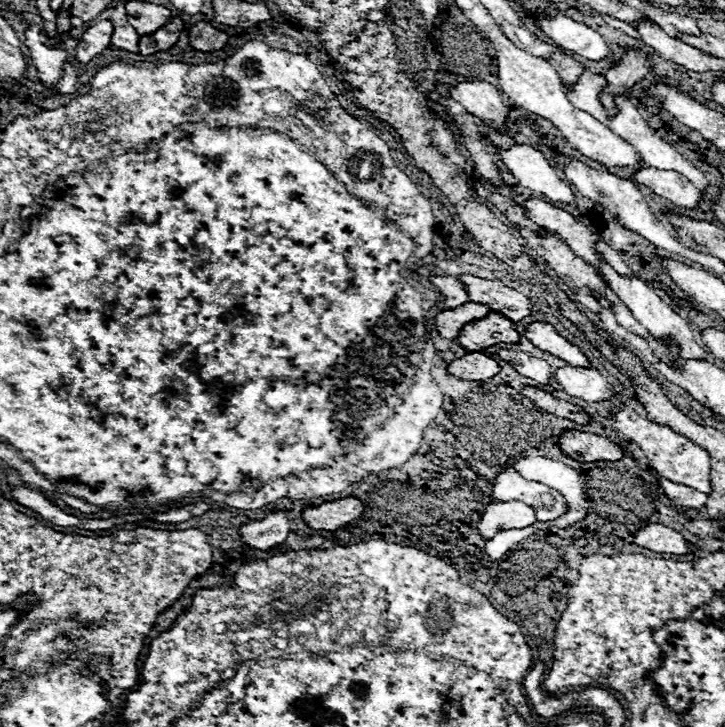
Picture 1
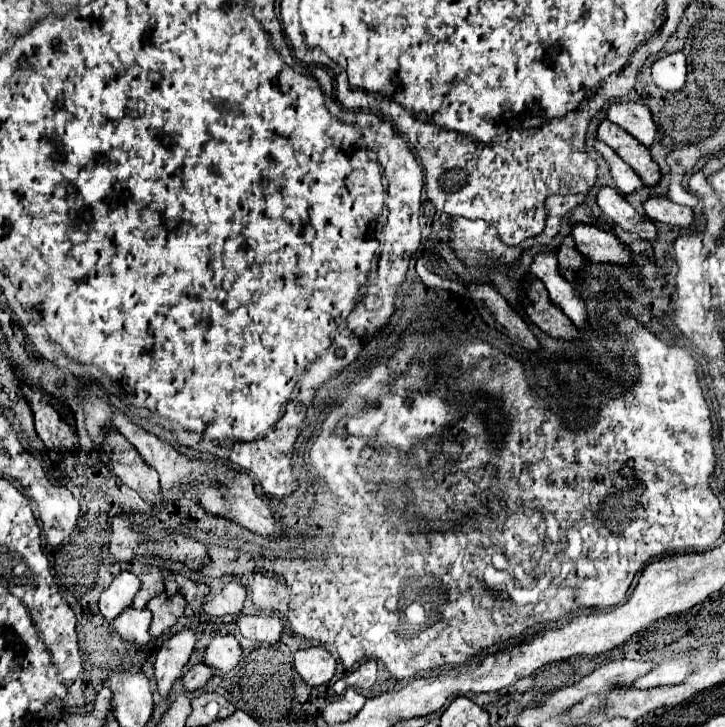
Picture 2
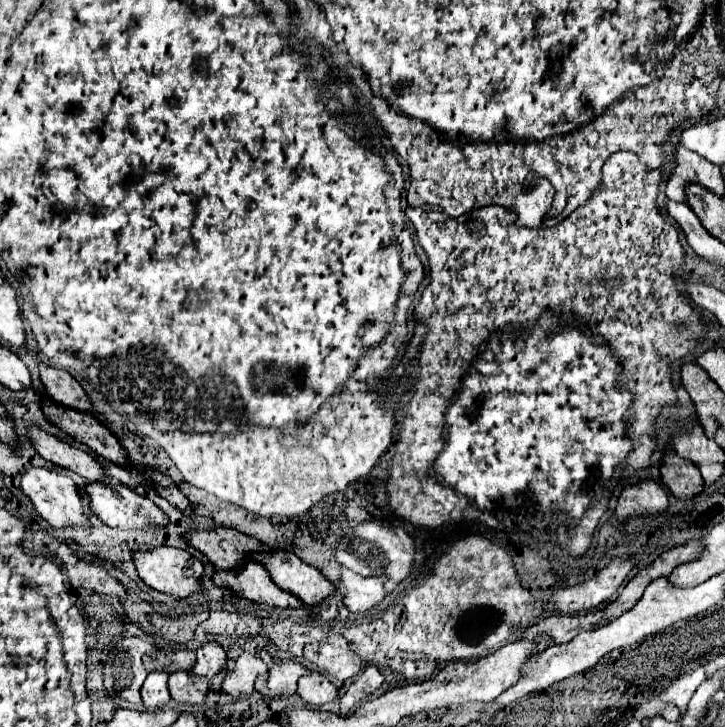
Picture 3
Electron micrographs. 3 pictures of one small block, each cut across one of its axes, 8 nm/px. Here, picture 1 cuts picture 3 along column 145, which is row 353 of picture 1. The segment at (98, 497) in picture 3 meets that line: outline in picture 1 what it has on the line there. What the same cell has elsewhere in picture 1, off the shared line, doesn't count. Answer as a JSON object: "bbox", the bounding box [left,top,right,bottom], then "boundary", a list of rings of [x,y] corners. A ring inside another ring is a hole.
{"bbox":[498,348,552,384],"boundary":[[[500,348],[498,350],[498,356],[502,360],[506,360],[508,364],[512,364],[514,370],[518,370],[520,374],[528,376],[528,378],[534,378],[536,382],[540,384],[548,384],[550,382],[550,376],[552,376],[552,366],[542,360],[542,358],[534,358],[526,352],[516,352],[516,350],[506,350],[506,348]]]}

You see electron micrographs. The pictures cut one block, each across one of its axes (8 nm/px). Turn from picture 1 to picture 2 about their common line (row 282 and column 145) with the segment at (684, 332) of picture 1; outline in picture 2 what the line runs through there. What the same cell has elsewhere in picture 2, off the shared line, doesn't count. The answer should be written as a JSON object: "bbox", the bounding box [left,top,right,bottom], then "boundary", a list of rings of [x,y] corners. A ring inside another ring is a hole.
{"bbox":[112,608,154,646],"boundary":[[[126,608],[112,624],[114,624],[116,632],[118,632],[124,640],[134,642],[134,644],[138,644],[138,646],[144,646],[144,644],[154,642],[154,638],[152,638],[150,632],[148,632],[150,622],[152,622],[152,614],[150,614],[148,608],[144,608],[144,610]]]}

